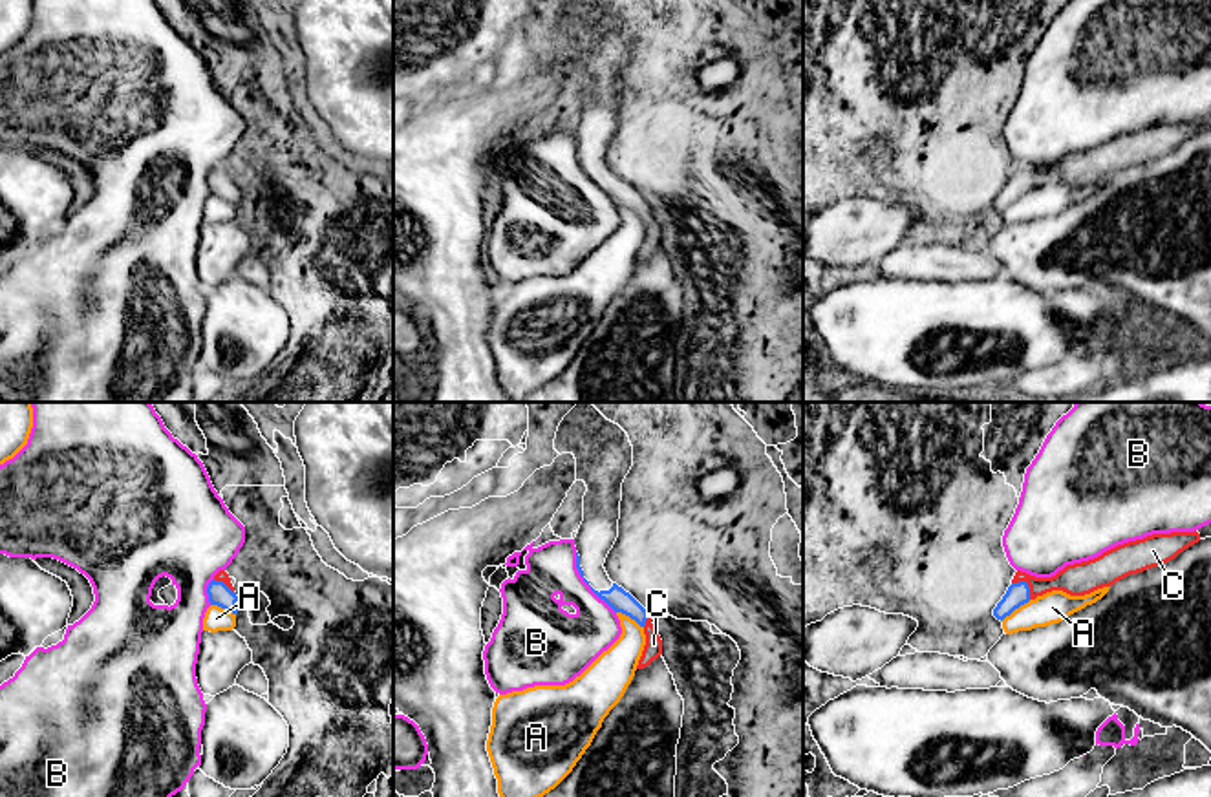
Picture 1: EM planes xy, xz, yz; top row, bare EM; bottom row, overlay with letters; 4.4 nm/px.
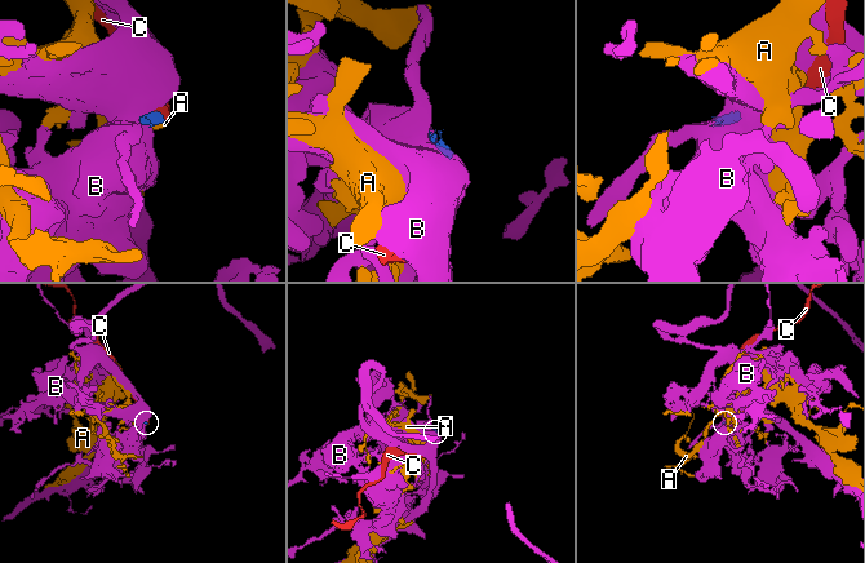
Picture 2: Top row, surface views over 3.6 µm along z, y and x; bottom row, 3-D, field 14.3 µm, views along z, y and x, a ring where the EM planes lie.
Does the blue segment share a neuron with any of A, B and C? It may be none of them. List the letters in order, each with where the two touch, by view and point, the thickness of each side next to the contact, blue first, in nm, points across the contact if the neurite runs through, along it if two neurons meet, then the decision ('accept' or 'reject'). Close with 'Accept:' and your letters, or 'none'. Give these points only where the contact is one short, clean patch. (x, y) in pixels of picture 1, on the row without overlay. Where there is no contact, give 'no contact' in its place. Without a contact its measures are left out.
A: contact yz (1016, 198); calibres 100 and 140 nm; border yz (1030, 191), (1001, 211); reject
B: contact xz (586, 172); calibres 100 and 220 nm; border xz (575, 143), (578, 165), (615, 203); reject
C: contact yz (1027, 174); calibres 100 and 140 nm; way yz (1018, 185), (1027, 174), (1056, 174), (1082, 169); accept
Accept: C

